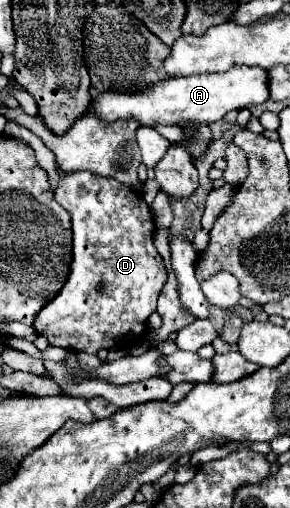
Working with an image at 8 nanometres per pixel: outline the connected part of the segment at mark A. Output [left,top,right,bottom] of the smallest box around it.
[87,67,269,127]

